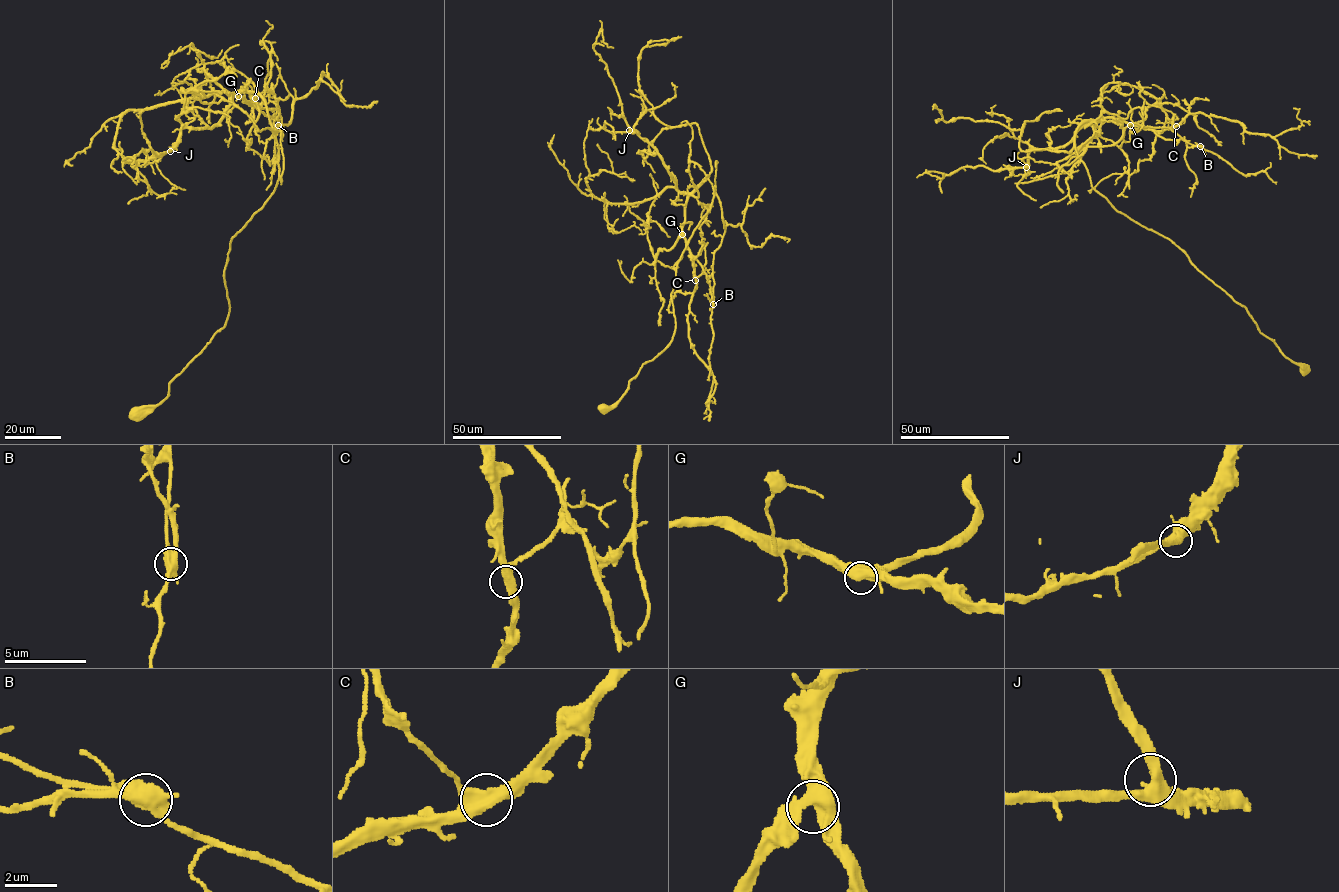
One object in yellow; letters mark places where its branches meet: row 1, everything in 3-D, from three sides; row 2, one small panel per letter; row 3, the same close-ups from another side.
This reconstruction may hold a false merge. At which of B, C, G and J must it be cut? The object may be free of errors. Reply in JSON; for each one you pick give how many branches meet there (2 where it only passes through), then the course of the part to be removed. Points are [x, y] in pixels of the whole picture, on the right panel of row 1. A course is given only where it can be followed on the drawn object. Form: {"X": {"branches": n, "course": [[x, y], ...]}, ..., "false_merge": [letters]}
{"B": {"branches": 3, "course": [[1200, 147], [1186, 142], [1166, 127], [1130, 124], [1116, 143], [1088, 147], [1062, 166], [1057, 185], [1062, 193]]}, "false_merge": ["B"]}

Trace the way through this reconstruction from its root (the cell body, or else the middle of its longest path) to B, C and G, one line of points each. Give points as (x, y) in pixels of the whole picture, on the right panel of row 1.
B: (1302, 370), (1170, 240), (1118, 211), (1093, 188), (1074, 137), (1084, 122), (1115, 117), (1200, 147)
C: (1302, 370), (1170, 240), (1100, 194), (1075, 148), (1084, 122), (1115, 117), (1156, 131), (1176, 126)
G: (1302, 370), (1183, 251), (1118, 211), (1091, 185), (1075, 148), (1077, 128), (1106, 117), (1130, 125)

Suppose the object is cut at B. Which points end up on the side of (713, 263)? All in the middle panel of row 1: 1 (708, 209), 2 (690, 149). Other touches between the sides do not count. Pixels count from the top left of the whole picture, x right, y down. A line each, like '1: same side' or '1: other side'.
1: other side
2: other side

